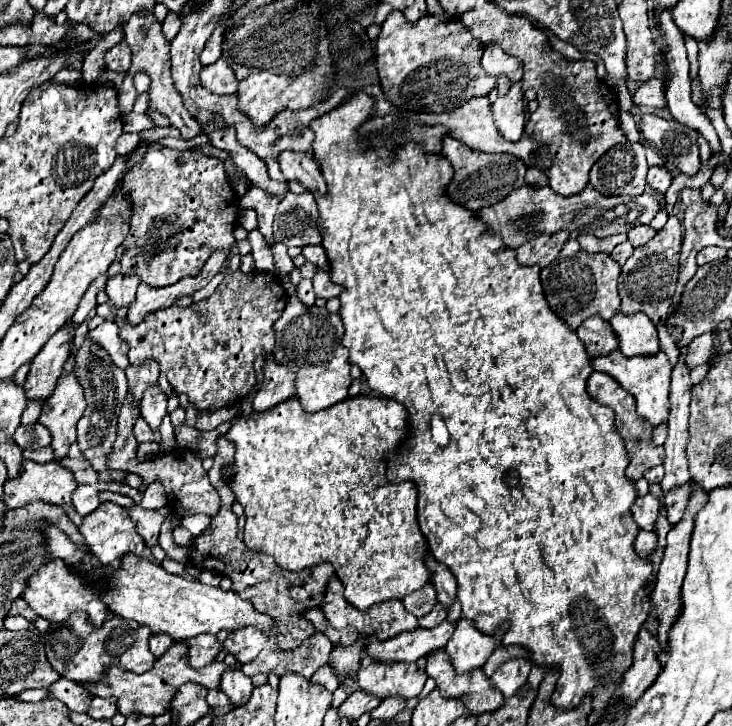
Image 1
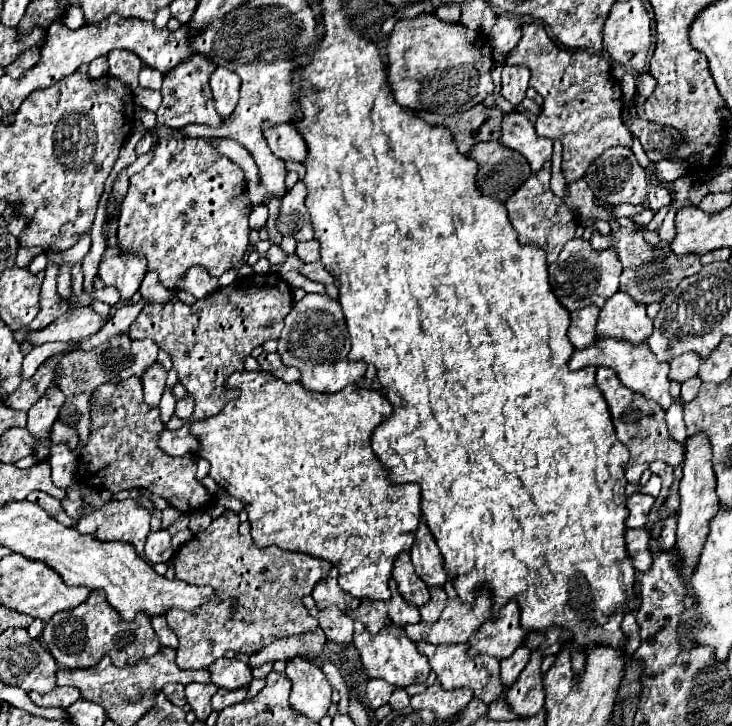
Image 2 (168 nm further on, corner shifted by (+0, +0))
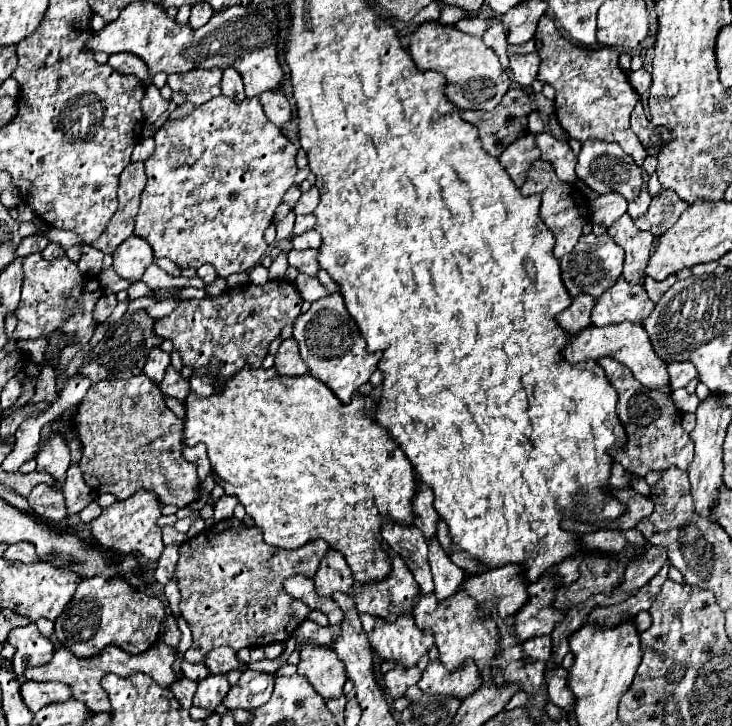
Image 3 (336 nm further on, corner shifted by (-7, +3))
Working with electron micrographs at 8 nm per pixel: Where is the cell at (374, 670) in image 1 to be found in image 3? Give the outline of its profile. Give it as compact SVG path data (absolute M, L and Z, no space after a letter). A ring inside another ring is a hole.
M361 615L365 633L381 659L391 659L399 665L413 667L421 655L433 645L433 635L427 629L419 629L411 615L401 615L395 623L387 623L375 615Z

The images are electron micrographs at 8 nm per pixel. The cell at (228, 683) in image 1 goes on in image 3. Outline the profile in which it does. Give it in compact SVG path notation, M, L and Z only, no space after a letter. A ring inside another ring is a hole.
M215 647L207 653L205 667L211 673L229 673L237 667L243 667L243 663L235 657L235 651L231 647Z

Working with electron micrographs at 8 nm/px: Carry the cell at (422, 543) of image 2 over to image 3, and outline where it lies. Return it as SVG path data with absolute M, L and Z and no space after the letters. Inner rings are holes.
M417 479L419 483L419 491L415 491L415 527L419 527L423 531L425 537L433 537L435 531L437 531L437 511L433 507L433 491L423 485L421 479Z

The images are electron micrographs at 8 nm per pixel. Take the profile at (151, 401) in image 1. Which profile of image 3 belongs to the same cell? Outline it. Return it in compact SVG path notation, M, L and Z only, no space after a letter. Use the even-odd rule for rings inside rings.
M155 347L153 351L149 351L149 357L145 361L145 367L143 367L143 373L147 377L151 377L155 383L161 383L163 375L165 375L165 369L169 367L171 359L169 359L169 353L165 353L161 347Z

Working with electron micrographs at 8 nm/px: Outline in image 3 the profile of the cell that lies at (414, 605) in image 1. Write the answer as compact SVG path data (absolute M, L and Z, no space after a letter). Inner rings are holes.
M383 519L383 539L411 569L419 589L423 593L431 593L433 577L427 561L427 541L423 539L423 533L417 527L397 527L397 523L391 523L391 519Z

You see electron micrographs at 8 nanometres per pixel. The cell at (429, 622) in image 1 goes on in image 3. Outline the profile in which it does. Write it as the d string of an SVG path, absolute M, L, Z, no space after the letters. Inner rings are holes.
M437 537L431 539L431 543L429 543L429 563L431 563L437 595L441 599L453 595L459 589L459 585L463 583L465 573L463 573L463 569L459 569L457 565L453 565L449 561L449 557L443 551L443 547L439 545Z

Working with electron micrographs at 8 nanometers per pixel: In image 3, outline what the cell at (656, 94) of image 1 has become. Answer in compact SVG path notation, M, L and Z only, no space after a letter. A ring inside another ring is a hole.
M639 69L639 71L629 73L629 81L631 81L631 85L635 87L635 91L639 95L643 95L651 87L651 75L645 69Z

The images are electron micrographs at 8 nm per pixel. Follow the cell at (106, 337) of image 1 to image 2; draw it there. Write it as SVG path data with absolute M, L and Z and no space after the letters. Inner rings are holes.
M70 340L70 342L48 342L42 346L36 346L30 350L30 354L24 356L22 362L22 378L32 378L32 374L38 370L38 366L48 360L48 356L56 356L56 354L64 354L68 350L72 350L74 346L78 346L78 342Z

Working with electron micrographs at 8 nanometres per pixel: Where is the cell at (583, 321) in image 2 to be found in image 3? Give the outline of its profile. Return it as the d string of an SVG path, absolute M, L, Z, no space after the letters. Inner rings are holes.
M579 295L579 299L573 299L567 309L563 309L555 319L559 327L565 331L579 331L591 323L591 309L595 305L595 299L591 295Z

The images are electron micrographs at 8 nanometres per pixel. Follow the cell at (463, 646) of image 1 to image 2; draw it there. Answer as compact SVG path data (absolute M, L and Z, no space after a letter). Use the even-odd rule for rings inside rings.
M516 602L504 606L504 614L496 620L486 620L474 634L468 638L468 658L478 654L488 654L498 660L508 658L526 638L526 630L520 628L520 610Z

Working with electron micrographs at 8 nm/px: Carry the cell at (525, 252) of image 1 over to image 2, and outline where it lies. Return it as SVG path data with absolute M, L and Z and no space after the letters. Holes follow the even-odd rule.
M544 164L544 168L536 174L532 174L506 202L506 210L508 210L508 218L510 224L514 226L514 230L518 232L518 240L522 246L526 244L538 244L548 258L548 264L552 264L560 250L564 248L564 244L568 240L574 238L574 232L578 228L578 218L576 214L572 214L558 196L552 194L550 190L550 164Z

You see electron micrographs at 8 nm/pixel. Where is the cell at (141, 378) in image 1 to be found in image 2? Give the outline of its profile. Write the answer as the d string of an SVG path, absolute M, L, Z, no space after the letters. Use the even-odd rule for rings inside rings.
M128 334L114 336L108 342L104 342L102 346L92 348L88 352L84 352L84 350L66 352L60 360L60 366L62 366L60 390L64 392L70 408L76 408L84 416L86 408L90 404L92 392L102 384L102 376L126 376L126 378L138 376L140 378L156 362L156 356L158 356L156 342L152 342L152 340L134 342L128 338Z

